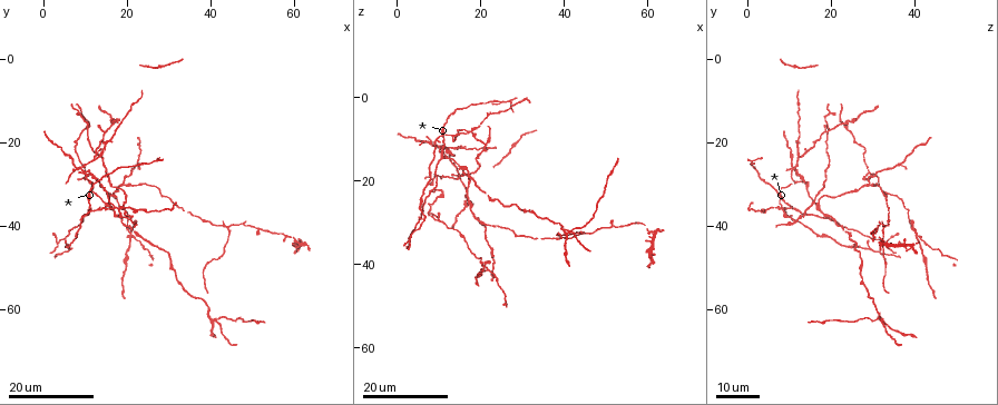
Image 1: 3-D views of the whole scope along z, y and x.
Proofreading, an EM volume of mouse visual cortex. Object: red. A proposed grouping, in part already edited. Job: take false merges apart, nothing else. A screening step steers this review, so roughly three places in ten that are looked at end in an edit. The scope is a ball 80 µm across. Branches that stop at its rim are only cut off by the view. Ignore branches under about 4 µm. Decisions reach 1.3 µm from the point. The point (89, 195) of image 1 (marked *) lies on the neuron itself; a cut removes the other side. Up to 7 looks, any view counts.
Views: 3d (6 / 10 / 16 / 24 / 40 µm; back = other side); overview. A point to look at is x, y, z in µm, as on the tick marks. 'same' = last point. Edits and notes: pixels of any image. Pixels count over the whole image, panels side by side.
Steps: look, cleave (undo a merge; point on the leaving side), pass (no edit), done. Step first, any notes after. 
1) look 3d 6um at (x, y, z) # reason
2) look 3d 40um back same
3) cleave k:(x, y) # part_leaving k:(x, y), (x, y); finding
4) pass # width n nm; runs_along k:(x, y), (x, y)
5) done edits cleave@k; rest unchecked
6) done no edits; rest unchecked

look 3d 16um at (19.0, 29.5, 29.0) # a fork

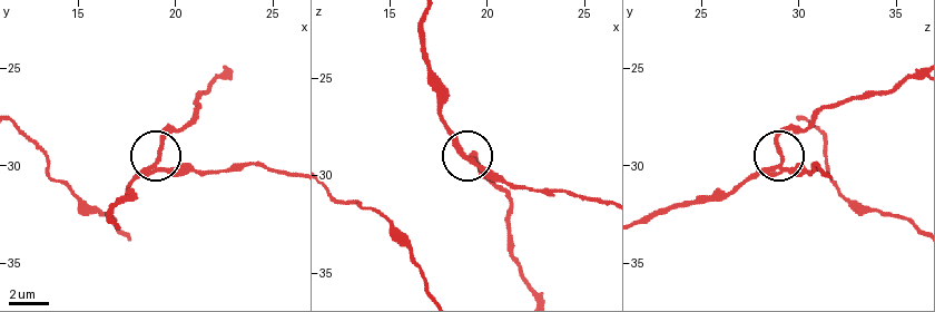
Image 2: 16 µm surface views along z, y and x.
look 3d 6um at (19.1, 30.1, 29.2)

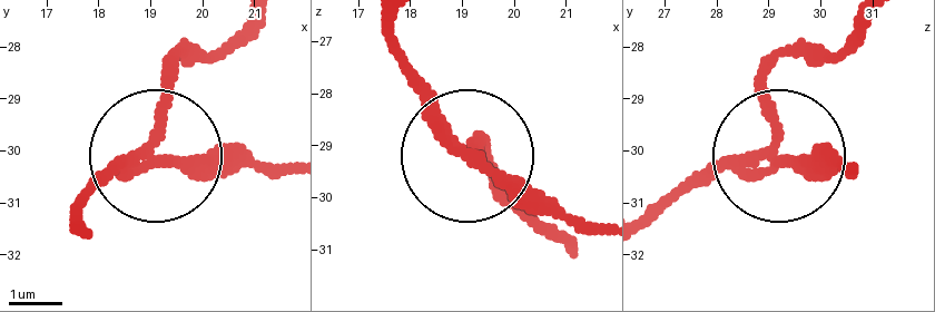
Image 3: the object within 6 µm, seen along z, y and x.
pass # width 190 nm; all the same neuron

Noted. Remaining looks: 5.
look 3d 16um at (18.5, 36.0, 8.0) # branch point

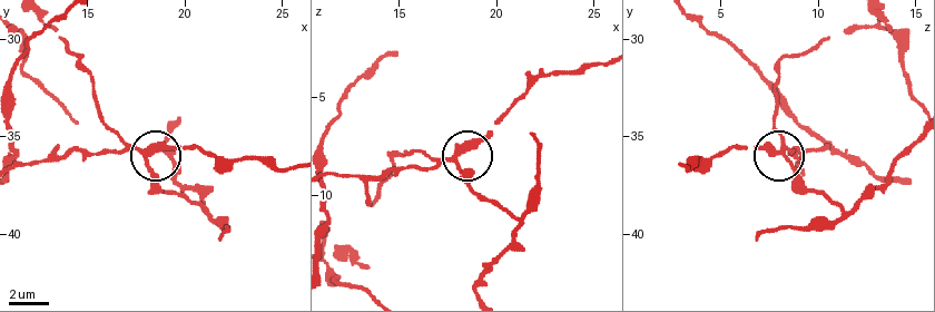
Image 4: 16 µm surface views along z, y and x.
look 3d 10um at (17.9, 35.9, 8.4) # zoom in

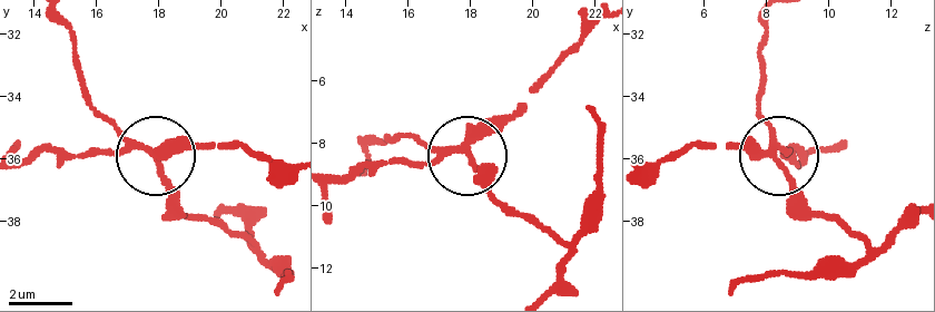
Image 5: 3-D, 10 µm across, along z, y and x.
cleave 5:(166, 184) # arms 3; part_leaving 5:(454, 153), (555, 241), (563, 265), (548, 289); two neurons meet here

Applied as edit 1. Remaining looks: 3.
look overview

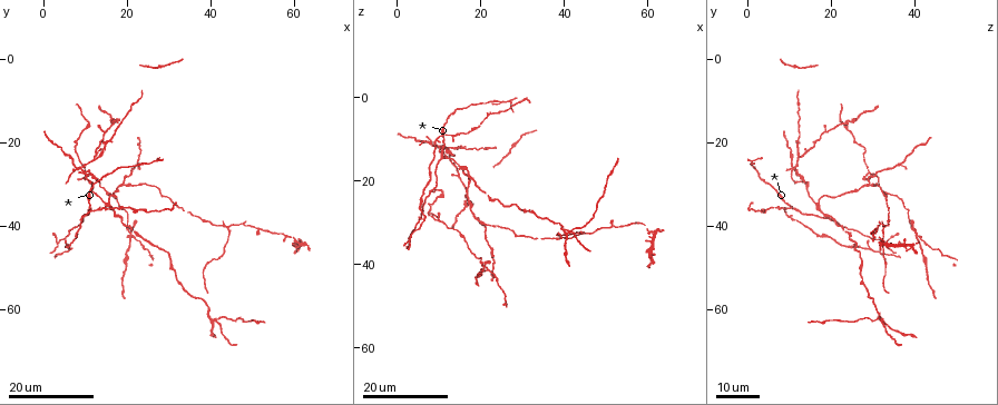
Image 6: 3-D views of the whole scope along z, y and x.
look 3d 16um at (62.0, 44.0, 33.0) # four-way junction

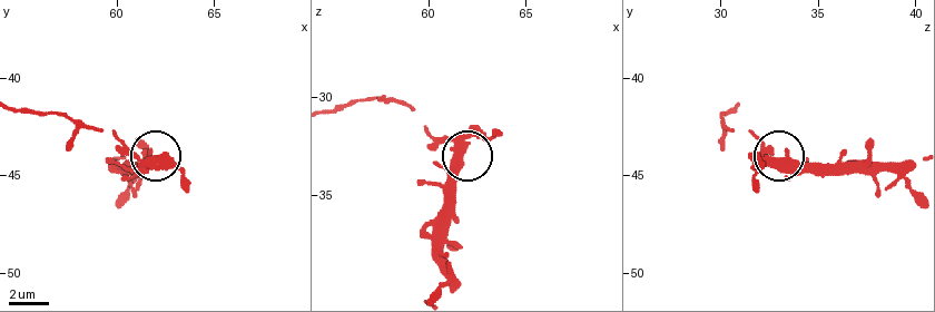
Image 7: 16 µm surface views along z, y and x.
look 3d 6um at (61.7, 44.3, 32.6)

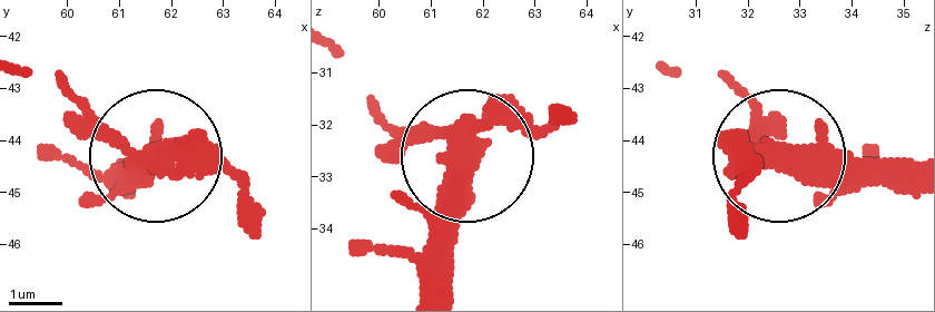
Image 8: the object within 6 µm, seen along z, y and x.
cleave 8:(456, 194) # part_leaving 8:(493, 123), (453, 237), (453, 291); two neurons meet here

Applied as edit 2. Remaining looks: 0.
done edits cleave@5, cleave@8; rest unchecked

